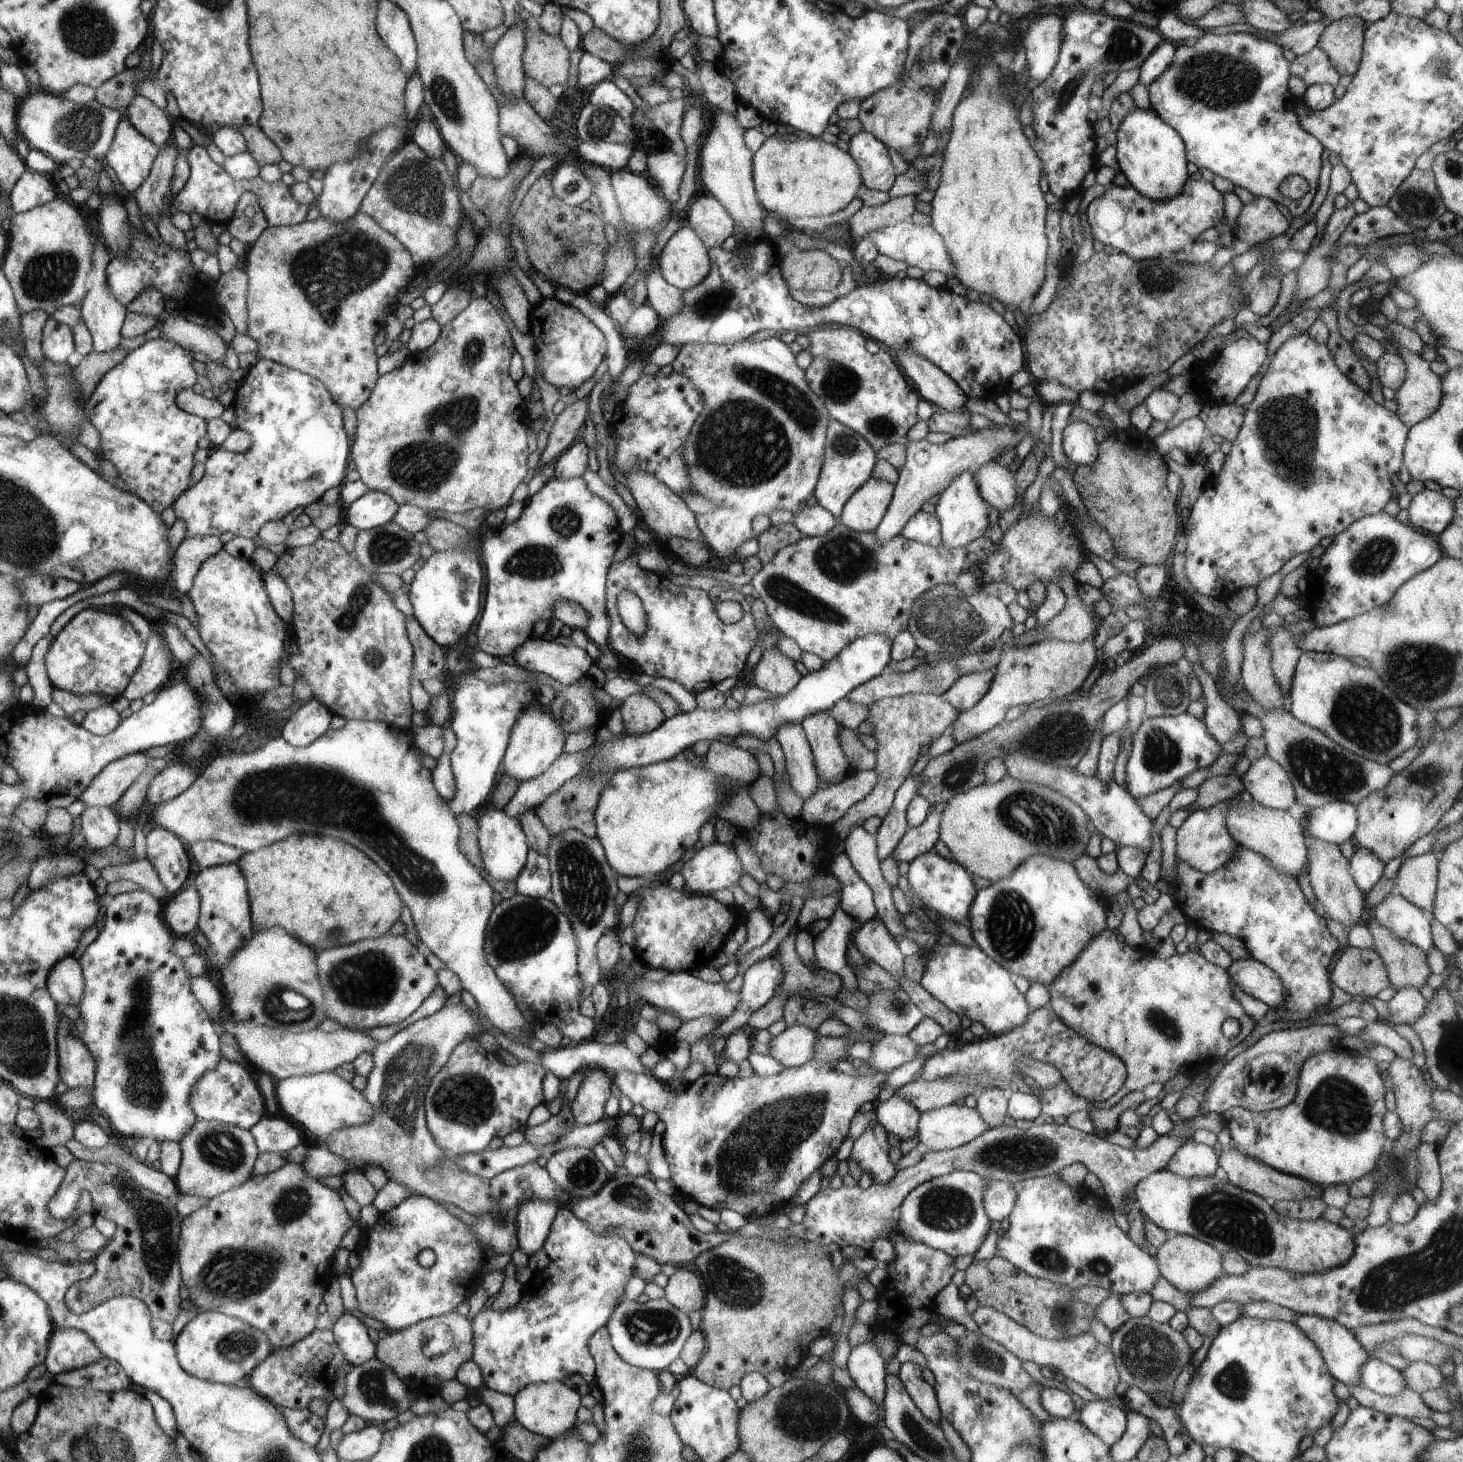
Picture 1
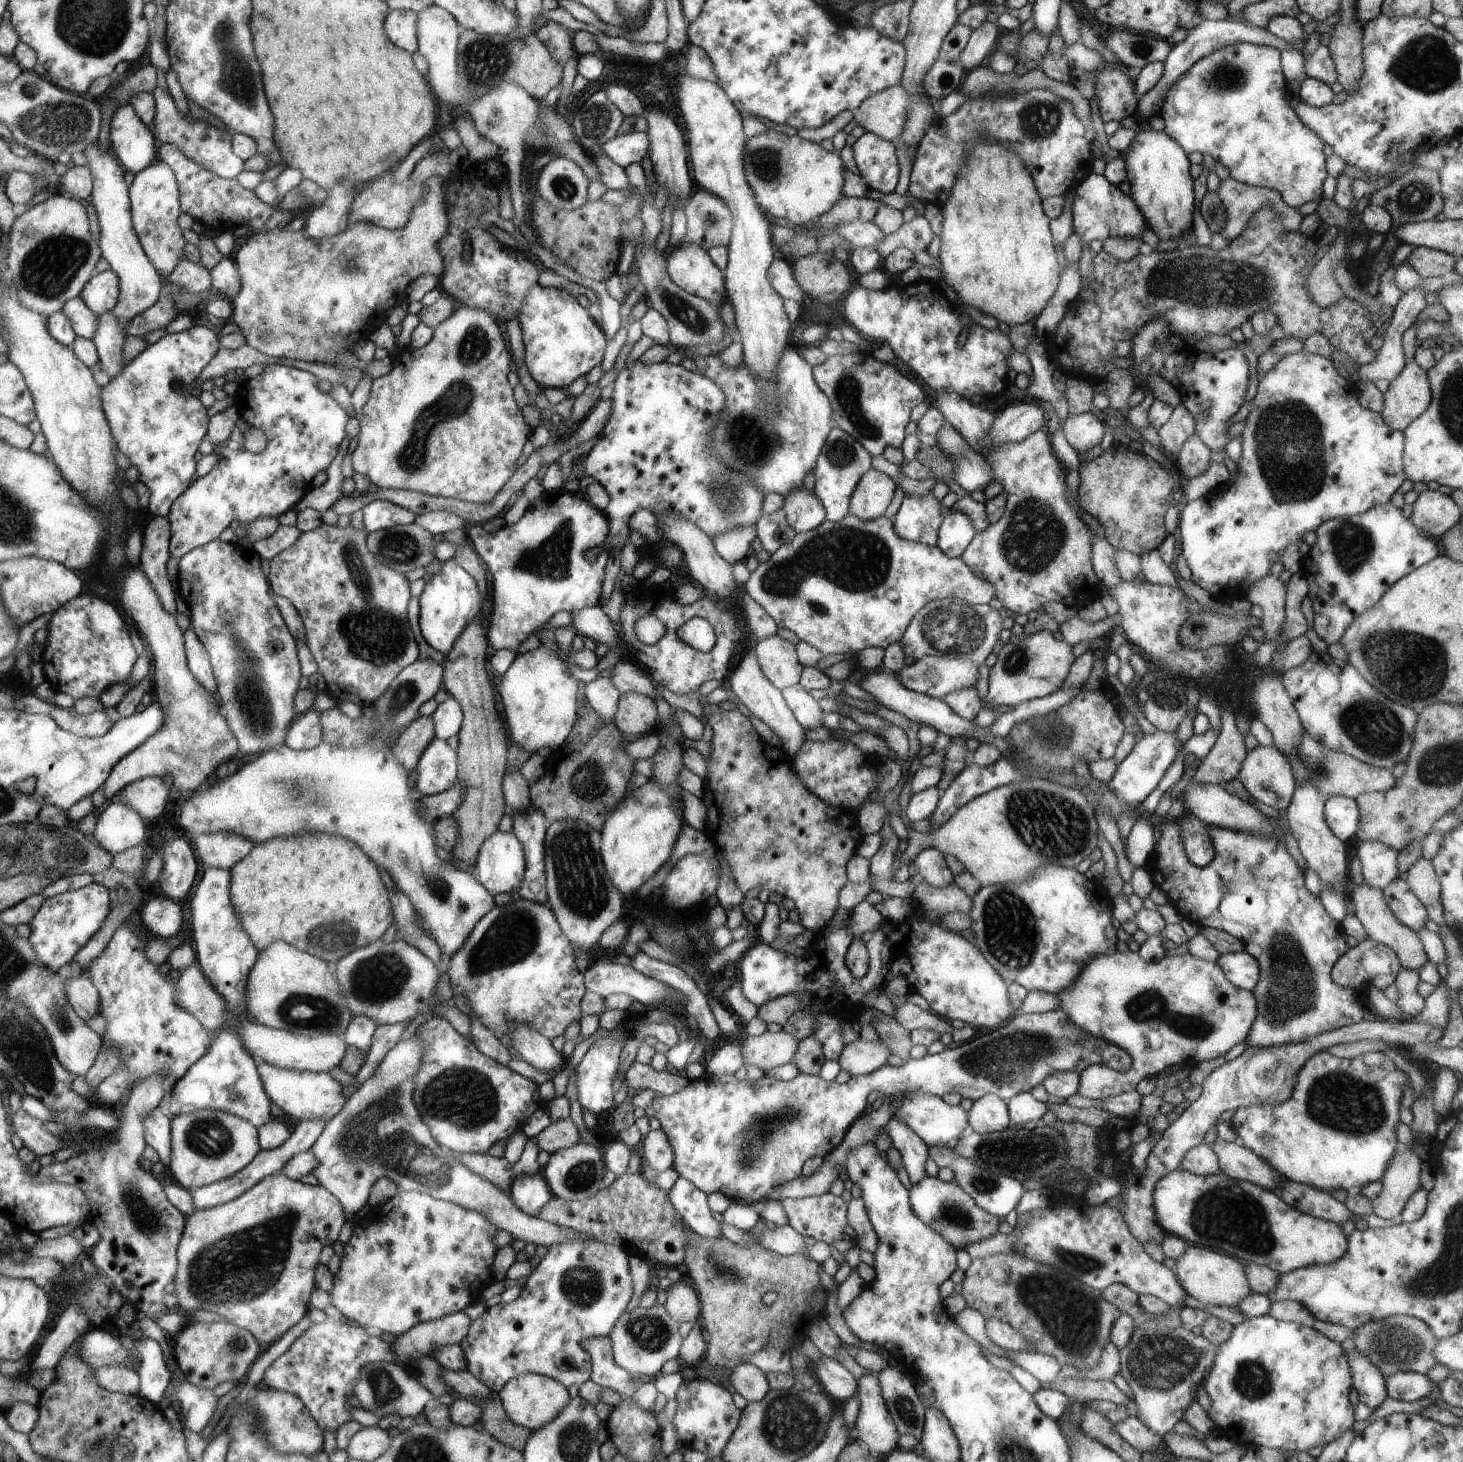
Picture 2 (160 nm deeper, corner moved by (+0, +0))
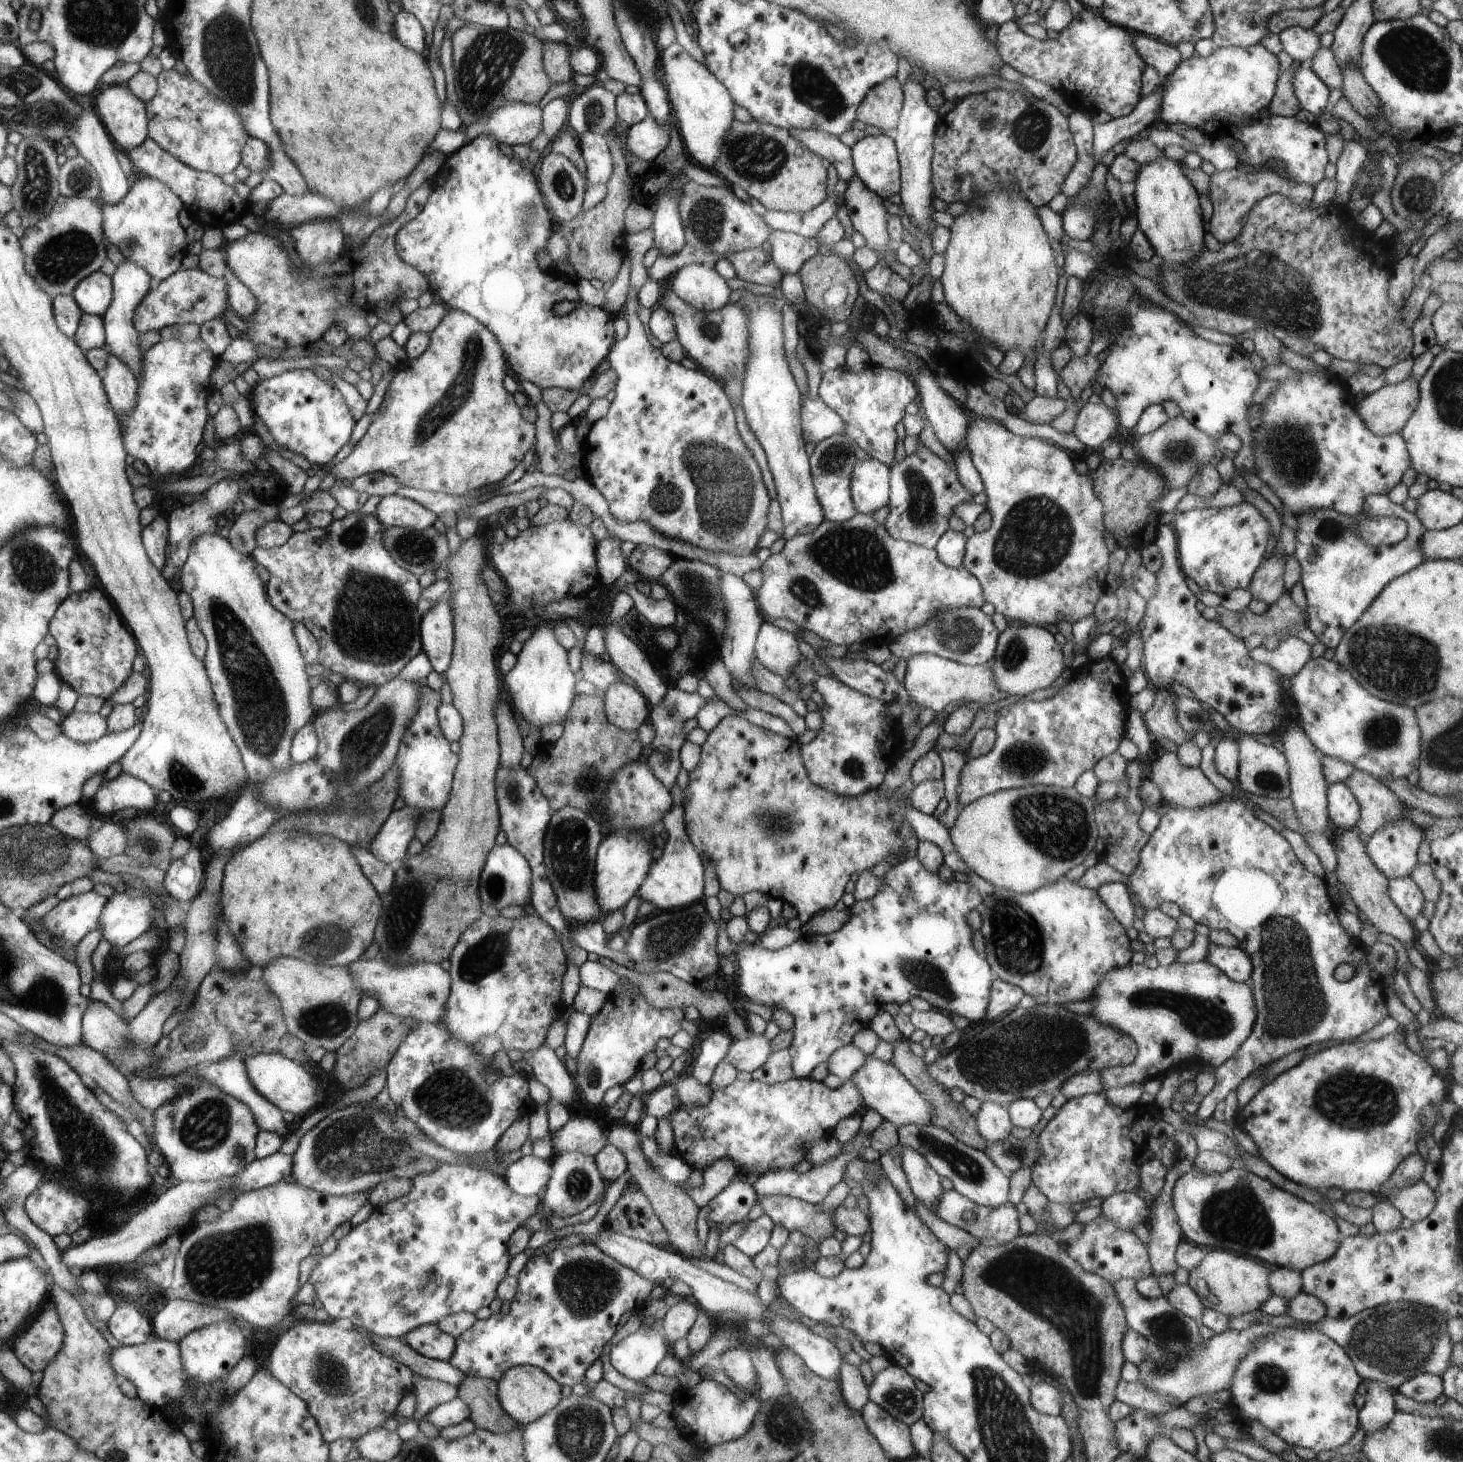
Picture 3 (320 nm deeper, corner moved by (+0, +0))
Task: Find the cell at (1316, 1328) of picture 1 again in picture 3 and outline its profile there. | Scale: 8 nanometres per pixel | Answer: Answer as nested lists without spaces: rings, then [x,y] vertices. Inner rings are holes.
[[[1376,1380],[1363,1381],[1366,1382],[1366,1402],[1359,1411],[1359,1426],[1365,1434],[1374,1434],[1378,1430],[1384,1430],[1397,1412],[1394,1391]]]

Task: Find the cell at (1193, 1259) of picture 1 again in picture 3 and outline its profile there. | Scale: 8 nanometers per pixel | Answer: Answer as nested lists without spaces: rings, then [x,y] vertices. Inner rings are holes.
[[[1214,1249],[1206,1252],[1204,1260],[1196,1264],[1188,1274],[1187,1286],[1198,1294],[1205,1309],[1214,1310],[1228,1317],[1254,1312],[1272,1295],[1268,1284],[1270,1270],[1264,1263],[1226,1250]]]

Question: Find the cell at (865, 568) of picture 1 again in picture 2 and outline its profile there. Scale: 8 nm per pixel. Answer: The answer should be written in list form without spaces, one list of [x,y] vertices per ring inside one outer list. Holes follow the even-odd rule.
[[[846,515],[841,521],[826,519],[817,528],[796,536],[770,559],[752,571],[742,590],[750,595],[776,621],[779,628],[792,630],[800,640],[815,646],[824,657],[830,654],[858,654],[868,646],[886,648],[901,640],[913,618],[934,599],[963,599],[970,604],[988,605],[995,588],[975,576],[960,558],[946,556],[937,546],[902,539],[885,515],[866,520]]]

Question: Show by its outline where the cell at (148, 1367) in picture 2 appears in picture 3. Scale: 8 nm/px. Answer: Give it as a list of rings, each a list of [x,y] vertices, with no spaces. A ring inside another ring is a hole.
[[[117,1294],[116,1310],[107,1321],[110,1334],[122,1345],[144,1344],[153,1334],[151,1320],[147,1320],[136,1310],[132,1298]]]

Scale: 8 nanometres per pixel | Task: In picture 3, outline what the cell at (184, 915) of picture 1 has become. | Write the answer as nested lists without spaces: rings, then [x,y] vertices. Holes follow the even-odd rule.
[[[121,891],[108,898],[106,908],[102,910],[102,916],[98,918],[98,929],[100,928],[100,932],[102,932],[102,939],[108,940],[112,947],[123,947],[161,923],[161,911],[153,905],[148,894],[131,897]]]

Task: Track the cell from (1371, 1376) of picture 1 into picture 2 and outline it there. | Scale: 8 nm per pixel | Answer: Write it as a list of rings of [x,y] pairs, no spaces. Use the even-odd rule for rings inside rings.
[[[1414,1371],[1395,1372],[1385,1379],[1388,1396],[1404,1402],[1426,1398],[1437,1385],[1426,1373]]]

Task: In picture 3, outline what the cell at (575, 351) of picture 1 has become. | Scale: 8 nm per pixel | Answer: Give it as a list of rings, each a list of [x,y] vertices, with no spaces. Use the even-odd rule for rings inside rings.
[[[478,136],[476,140],[472,140],[470,144],[464,144],[457,152],[448,155],[436,175],[432,178],[432,194],[429,201],[426,202],[425,209],[414,218],[410,224],[407,224],[397,234],[398,254],[401,258],[409,263],[410,266],[416,266],[416,270],[420,270],[422,274],[429,279],[430,292],[435,299],[442,300],[446,306],[450,306],[451,310],[465,311],[466,314],[472,315],[480,323],[484,324],[497,336],[498,342],[501,343],[502,350],[505,351],[506,358],[510,362],[510,370],[514,372],[514,377],[519,381],[528,381],[535,384],[539,389],[558,388],[566,391],[579,391],[582,384],[594,374],[594,370],[600,366],[600,362],[606,358],[606,354],[610,351],[614,340],[616,340],[616,332],[614,332],[614,324],[612,324],[612,316],[606,312],[603,307],[588,306],[582,304],[578,298],[578,290],[576,290],[576,281],[570,276],[564,274],[552,274],[552,272],[544,272],[538,264],[538,254],[546,250],[548,240],[552,236],[552,218],[546,210],[545,198],[538,186],[538,180],[534,176],[534,172],[530,168],[526,168],[526,164],[514,155],[506,156],[500,148],[500,142],[492,136]],[[559,301],[572,301],[576,303],[576,308],[566,314],[559,316],[554,312],[554,305]]]

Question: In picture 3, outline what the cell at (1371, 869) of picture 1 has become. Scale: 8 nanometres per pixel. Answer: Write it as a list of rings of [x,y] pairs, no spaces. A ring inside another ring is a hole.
[[[1407,818],[1396,820],[1371,836],[1366,852],[1389,880],[1408,877],[1419,864],[1417,852],[1424,838],[1422,831],[1422,827]]]

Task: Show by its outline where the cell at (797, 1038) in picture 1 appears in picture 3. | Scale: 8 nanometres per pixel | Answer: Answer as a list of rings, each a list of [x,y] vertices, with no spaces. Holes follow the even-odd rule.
[[[750,1033],[748,1038],[734,1039],[725,1058],[736,1070],[750,1074],[762,1068],[773,1052],[774,1046],[766,1036]]]

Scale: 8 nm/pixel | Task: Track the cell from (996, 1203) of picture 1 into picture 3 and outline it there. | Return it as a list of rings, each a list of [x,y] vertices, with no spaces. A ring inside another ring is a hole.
[[[916,1124],[902,1125],[897,1128],[899,1144],[910,1146],[912,1150],[923,1154],[928,1165],[940,1176],[945,1176],[952,1182],[954,1191],[968,1198],[971,1202],[990,1208],[998,1208],[1010,1204],[1008,1193],[1010,1180],[1000,1168],[992,1163],[984,1151],[978,1151],[954,1138],[950,1132],[936,1126],[916,1126]]]

